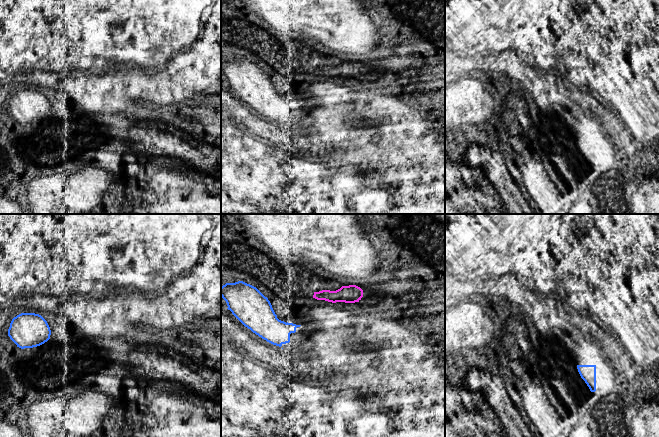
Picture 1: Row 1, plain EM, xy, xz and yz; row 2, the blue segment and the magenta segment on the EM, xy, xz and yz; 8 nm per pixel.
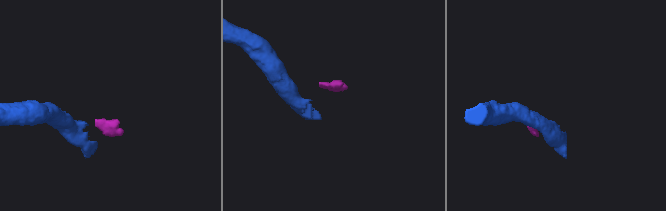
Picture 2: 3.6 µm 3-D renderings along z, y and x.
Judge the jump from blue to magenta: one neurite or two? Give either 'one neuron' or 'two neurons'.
two neurons

